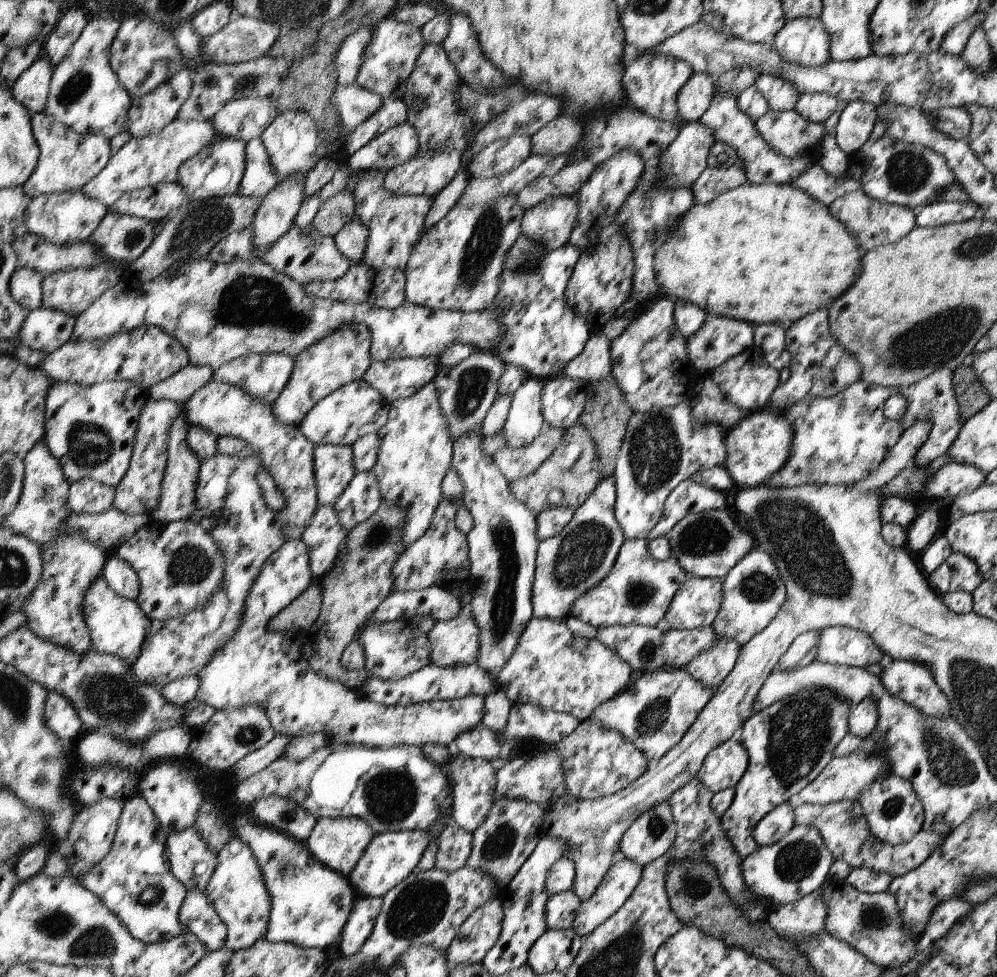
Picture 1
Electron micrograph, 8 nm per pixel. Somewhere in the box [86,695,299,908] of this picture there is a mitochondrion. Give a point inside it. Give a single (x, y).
(251, 733)

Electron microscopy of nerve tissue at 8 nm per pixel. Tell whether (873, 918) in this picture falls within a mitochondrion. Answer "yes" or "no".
yes

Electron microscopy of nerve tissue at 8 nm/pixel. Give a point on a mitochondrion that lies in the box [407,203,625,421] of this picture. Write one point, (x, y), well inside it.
(527, 266)

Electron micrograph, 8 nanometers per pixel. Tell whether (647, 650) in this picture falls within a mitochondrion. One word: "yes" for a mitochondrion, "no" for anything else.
yes

